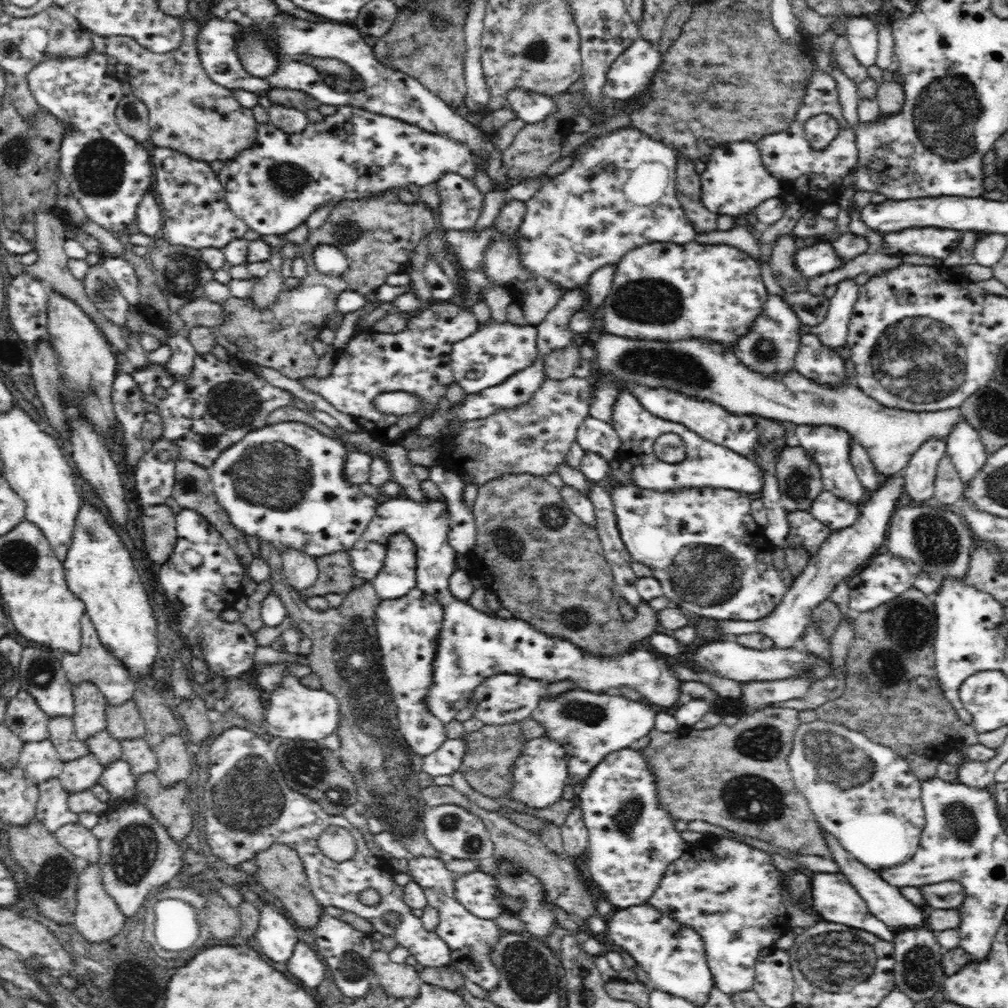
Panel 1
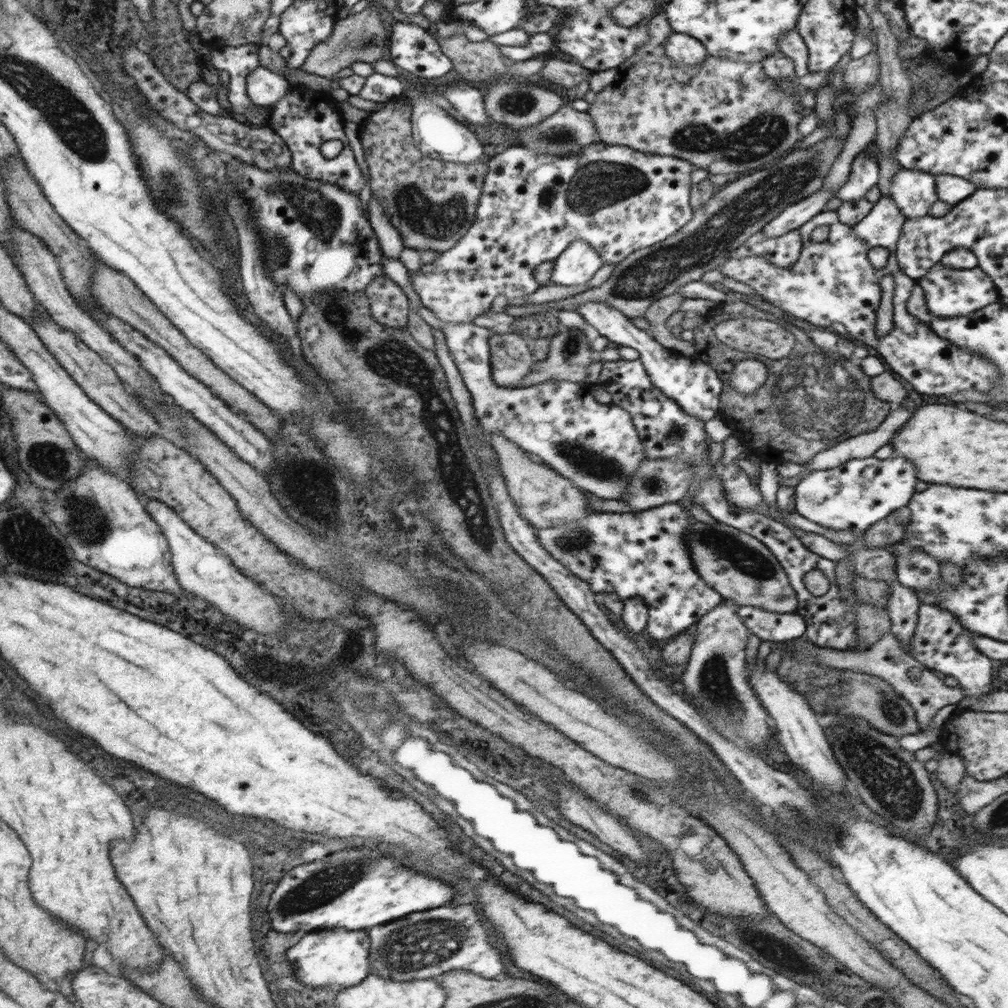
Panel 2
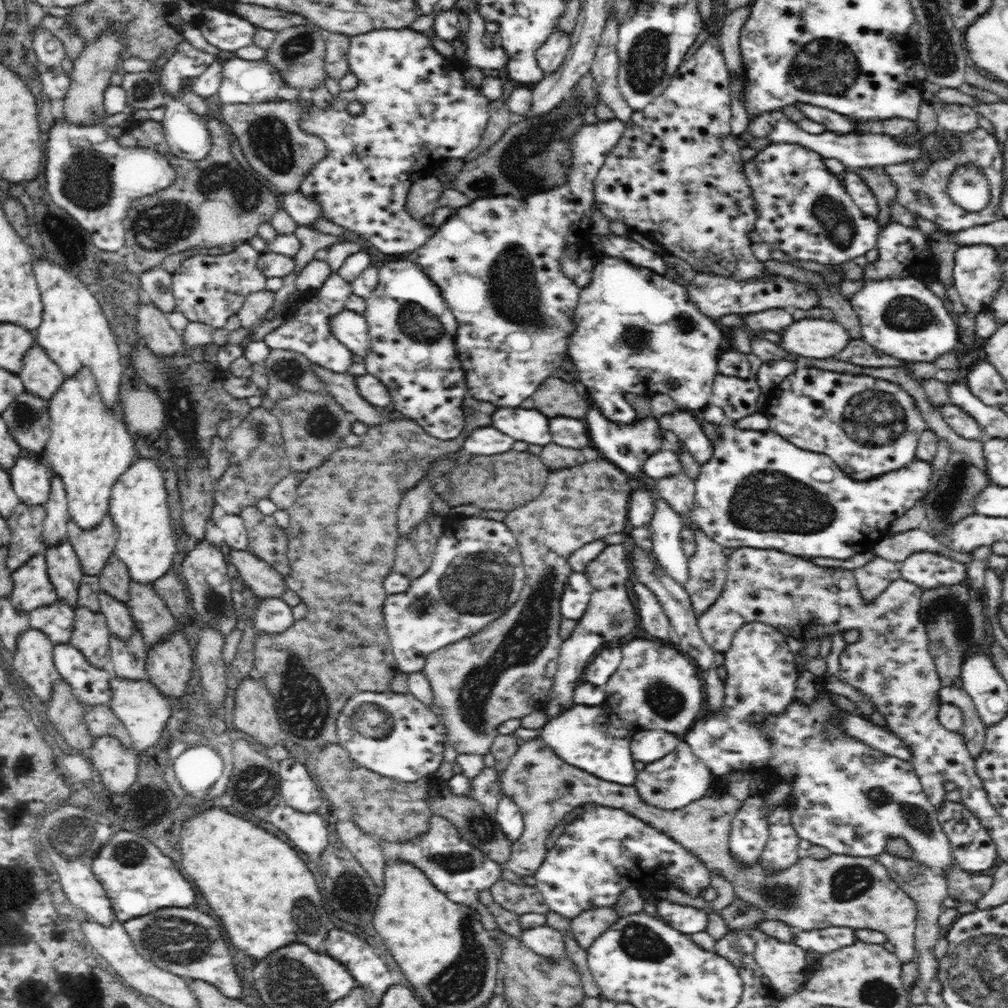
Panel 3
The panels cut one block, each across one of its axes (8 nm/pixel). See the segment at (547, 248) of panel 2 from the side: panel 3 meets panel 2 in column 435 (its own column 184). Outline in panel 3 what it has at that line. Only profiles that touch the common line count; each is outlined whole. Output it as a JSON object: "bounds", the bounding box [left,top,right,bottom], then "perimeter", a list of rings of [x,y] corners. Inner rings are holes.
{"bounds":[172,242,267,328],"perimeter":[[[241,242],[228,253],[197,254],[184,259],[172,273],[176,311],[184,313],[188,322],[202,321],[214,328],[223,328],[227,318],[240,311],[249,294],[265,289],[267,277],[258,270],[259,255],[248,242]]]}

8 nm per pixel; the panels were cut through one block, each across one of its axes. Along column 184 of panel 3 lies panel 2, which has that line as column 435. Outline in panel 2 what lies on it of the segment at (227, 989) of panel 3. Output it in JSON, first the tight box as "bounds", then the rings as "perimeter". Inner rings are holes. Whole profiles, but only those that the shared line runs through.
{"bounds":[367,906,504,981],"perimeter":[[[439,906],[422,912],[400,917],[395,921],[367,929],[370,949],[368,960],[369,974],[377,974],[382,978],[394,981],[410,981],[422,978],[437,978],[448,971],[467,970],[482,978],[503,977],[504,956],[492,942],[488,942],[488,930],[484,928],[478,912],[474,906]]]}

